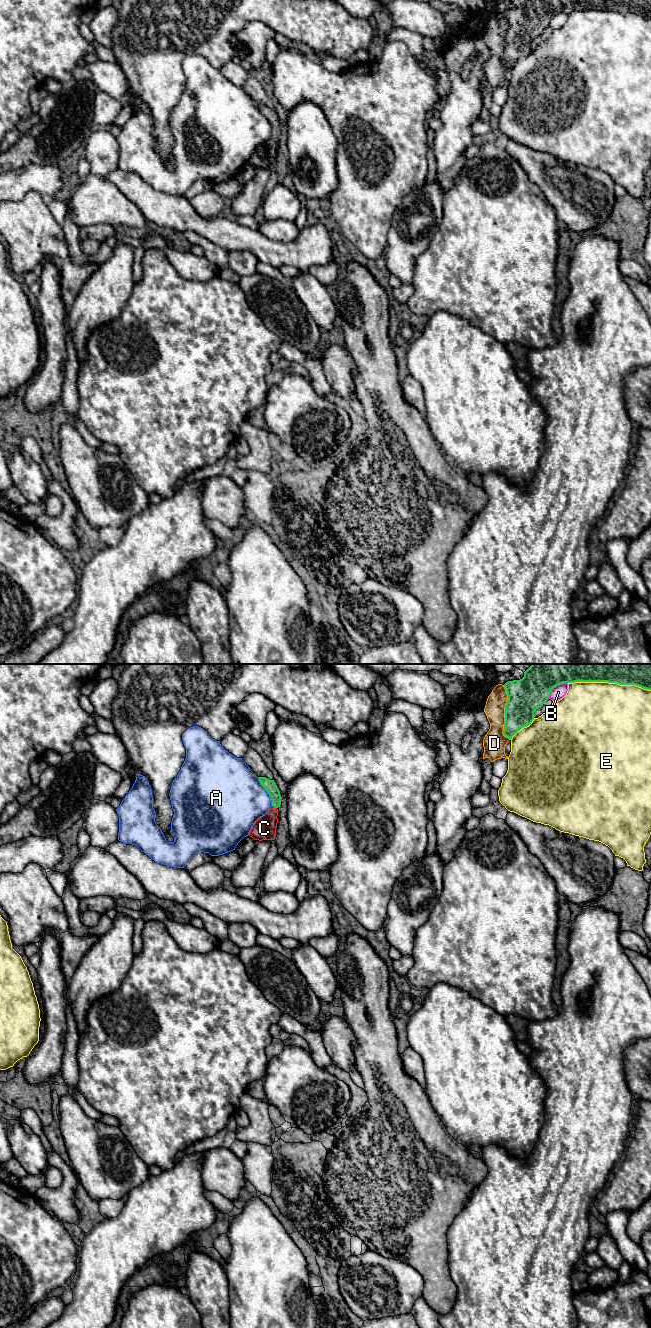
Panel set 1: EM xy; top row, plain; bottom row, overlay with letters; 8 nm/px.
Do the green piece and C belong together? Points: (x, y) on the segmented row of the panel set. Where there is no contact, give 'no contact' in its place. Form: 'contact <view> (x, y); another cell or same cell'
contact xy (275, 807); same cell

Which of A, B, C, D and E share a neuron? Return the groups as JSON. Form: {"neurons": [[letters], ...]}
{"neurons": [["A"], ["B"], ["C"], ["D"], ["E"]]}

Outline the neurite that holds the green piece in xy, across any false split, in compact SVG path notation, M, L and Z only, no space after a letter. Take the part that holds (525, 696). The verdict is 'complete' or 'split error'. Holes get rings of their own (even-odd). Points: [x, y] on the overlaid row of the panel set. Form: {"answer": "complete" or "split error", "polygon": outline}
{"answer": "complete", "polygon": "M531 664L522 679L504 684L508 695L504 736L511 740L518 731L529 726L534 720L534 712L549 699L554 687L575 682L608 682L651 690L651 664Z"}

